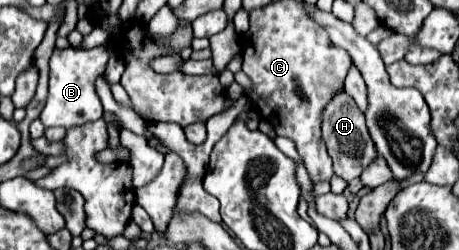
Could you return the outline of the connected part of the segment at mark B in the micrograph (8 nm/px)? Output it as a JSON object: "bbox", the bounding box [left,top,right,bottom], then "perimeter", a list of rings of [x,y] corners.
{"bbox":[39,47,109,129],"perimeter":[[[67,47],[53,51],[49,61],[49,97],[39,117],[45,127],[71,129],[73,125],[81,125],[81,121],[95,121],[103,115],[103,105],[95,91],[95,81],[105,71],[107,59],[109,55],[105,47],[95,49]]]}

